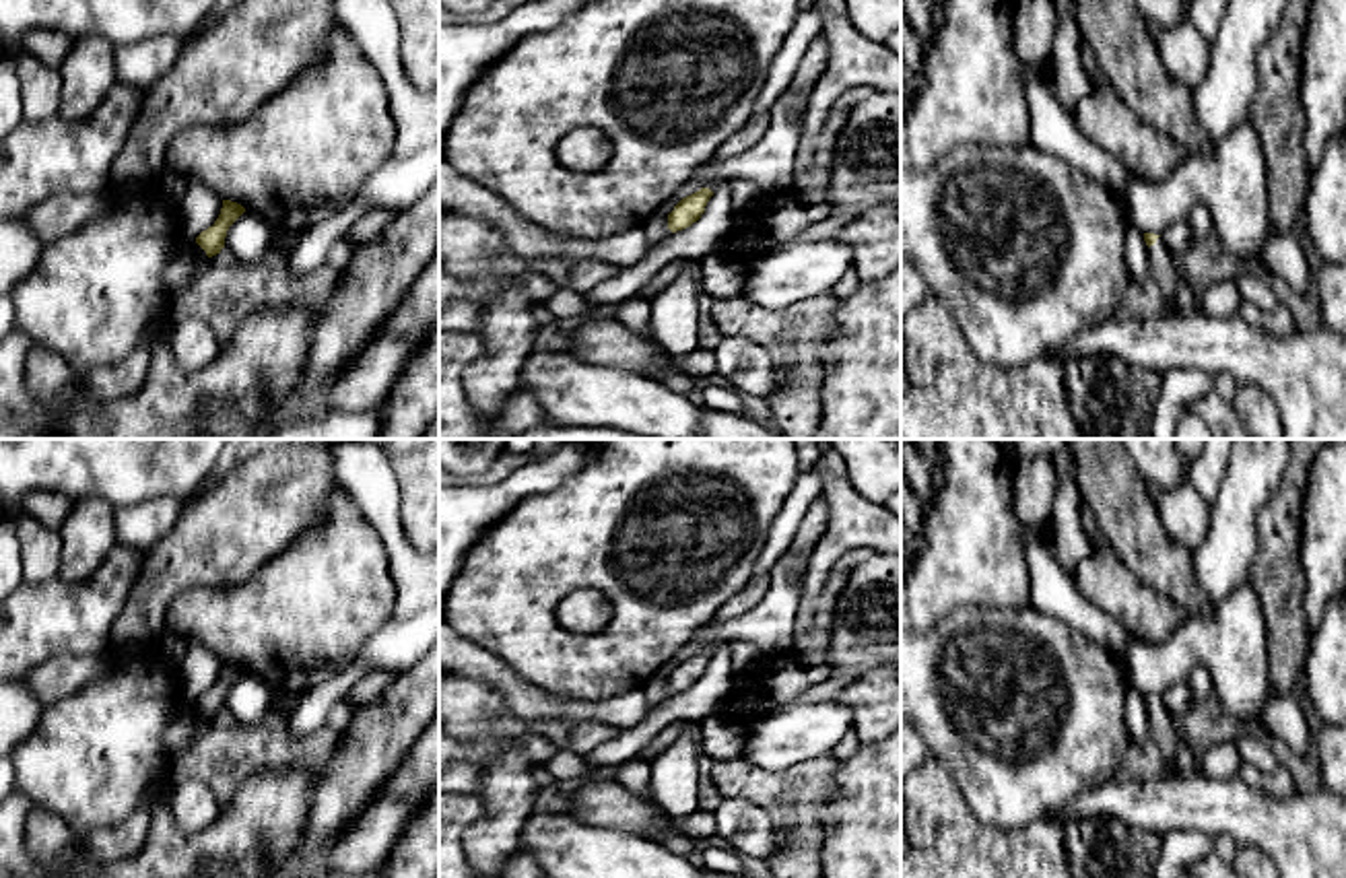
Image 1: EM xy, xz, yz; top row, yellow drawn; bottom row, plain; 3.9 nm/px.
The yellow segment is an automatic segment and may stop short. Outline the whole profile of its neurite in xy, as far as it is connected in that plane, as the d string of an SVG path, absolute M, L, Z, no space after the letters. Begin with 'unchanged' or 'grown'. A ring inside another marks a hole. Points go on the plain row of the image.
grown; M223 662L223 670L218 680L214 682L212 688L208 688L206 693L202 693L196 699L196 713L206 721L204 725L200 725L198 730L198 738L202 736L202 732L210 725L210 719L221 715L221 711L225 709L225 699L229 688L245 674L245 670L237 664L231 662Z

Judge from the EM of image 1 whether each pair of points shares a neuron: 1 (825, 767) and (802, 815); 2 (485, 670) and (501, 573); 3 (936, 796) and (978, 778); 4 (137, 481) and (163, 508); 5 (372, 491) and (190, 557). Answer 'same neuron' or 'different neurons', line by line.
1: same neuron
2: different neurons
3: different neurons
4: different neurons
5: different neurons

